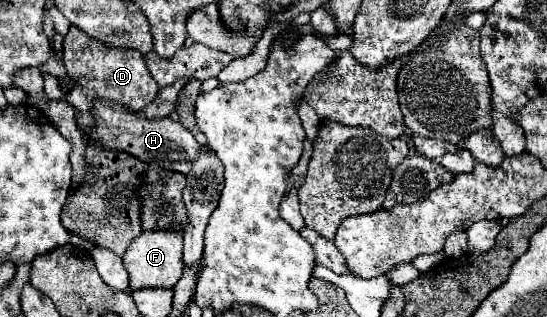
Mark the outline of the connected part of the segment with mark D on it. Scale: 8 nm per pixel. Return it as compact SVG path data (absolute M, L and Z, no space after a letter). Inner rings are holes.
M70 27L68 35L64 37L64 67L68 77L74 81L74 109L76 111L90 111L94 101L114 101L120 103L124 109L138 111L144 109L156 95L158 85L150 77L144 55L136 49L122 49L110 47L86 33L78 27Z

